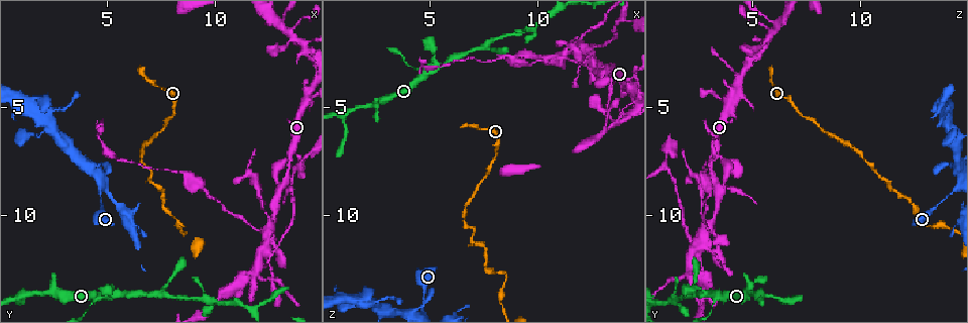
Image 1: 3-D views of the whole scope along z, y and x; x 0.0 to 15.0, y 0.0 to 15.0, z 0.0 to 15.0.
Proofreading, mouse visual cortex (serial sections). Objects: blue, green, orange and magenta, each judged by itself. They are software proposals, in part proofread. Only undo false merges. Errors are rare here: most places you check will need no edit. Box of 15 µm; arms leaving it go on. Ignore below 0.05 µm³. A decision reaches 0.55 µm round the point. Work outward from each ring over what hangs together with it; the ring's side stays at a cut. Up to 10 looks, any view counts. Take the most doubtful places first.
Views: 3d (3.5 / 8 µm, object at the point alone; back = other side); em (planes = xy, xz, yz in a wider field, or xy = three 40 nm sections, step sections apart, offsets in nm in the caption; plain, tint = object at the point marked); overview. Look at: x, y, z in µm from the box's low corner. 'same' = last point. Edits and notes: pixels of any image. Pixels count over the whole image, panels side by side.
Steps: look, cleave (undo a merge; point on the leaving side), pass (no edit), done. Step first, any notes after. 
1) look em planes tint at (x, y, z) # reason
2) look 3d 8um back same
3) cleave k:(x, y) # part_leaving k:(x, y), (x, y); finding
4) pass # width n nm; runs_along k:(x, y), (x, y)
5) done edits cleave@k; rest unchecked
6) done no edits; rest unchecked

look 3d 3.5um at (12.2, 9.7, 2.5) # thin neck

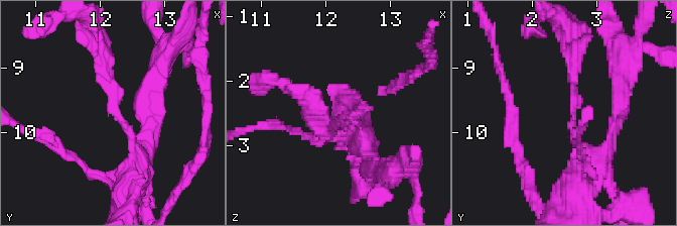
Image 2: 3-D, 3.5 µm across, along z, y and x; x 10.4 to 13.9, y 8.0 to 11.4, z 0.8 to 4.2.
look em xy step 2 tint at (12.30, 9.70, 2.65) # arm_widths 200, 300 nm

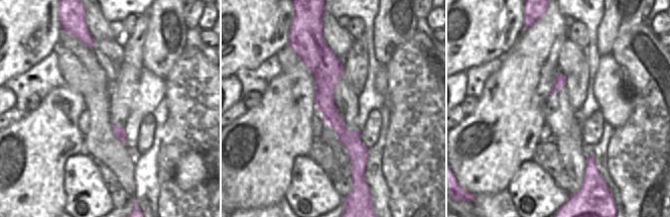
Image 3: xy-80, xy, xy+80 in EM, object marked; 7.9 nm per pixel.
pass # runs_along 2:(138, 157), (132, 132), (114, 105), (104, 51); one cell here

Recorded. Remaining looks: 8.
look 3d 3.5um at (9.2, 8.7, 2.8) # arms part here

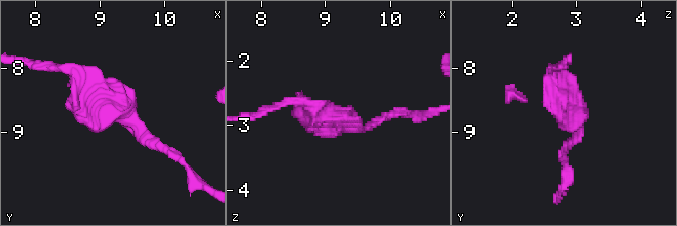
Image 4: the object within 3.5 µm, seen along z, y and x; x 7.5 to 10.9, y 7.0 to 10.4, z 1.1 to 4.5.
pass # runs_along 4:(167, 150), (69, 67); one cell here

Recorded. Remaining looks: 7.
look 3d 3.5um at (4.4, 13.9, 3.3) # three-way junction

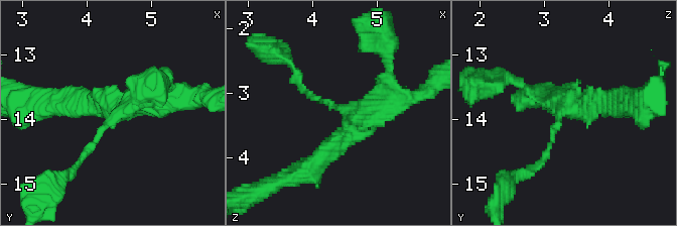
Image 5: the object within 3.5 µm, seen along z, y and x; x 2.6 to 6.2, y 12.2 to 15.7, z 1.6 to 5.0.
look em xy step 3 tint at (4.45, 13.95, 3.20) # arms 3; arm_widths 100, 300, 400 nm; now the EM

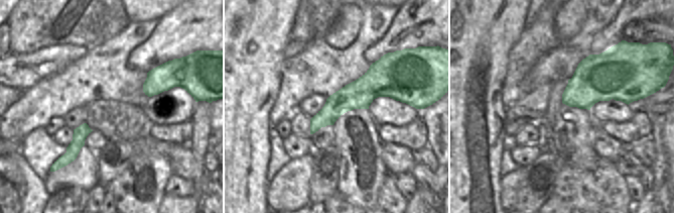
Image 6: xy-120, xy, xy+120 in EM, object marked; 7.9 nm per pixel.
pass # width 220 nm; runs_along 5:(604, 100), (564, 109), (540, 164); continuous, no second cell

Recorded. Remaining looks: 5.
look 3d 3.5um at (8.5, 10.5, 12.7) # abrupt turn

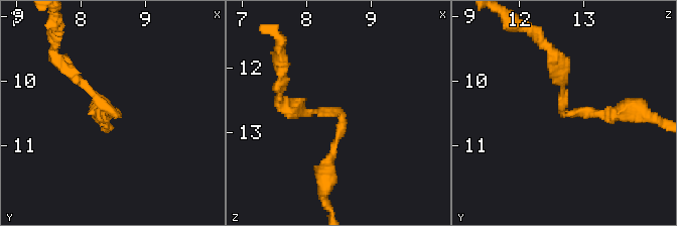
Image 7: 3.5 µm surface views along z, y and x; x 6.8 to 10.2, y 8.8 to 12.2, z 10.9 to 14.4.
pass # arm_widths 150, 150 nm; runs_along 7:(558, 66), (564, 112), (626, 109); one cell here

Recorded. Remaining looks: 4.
done no edits; rest unchecked

